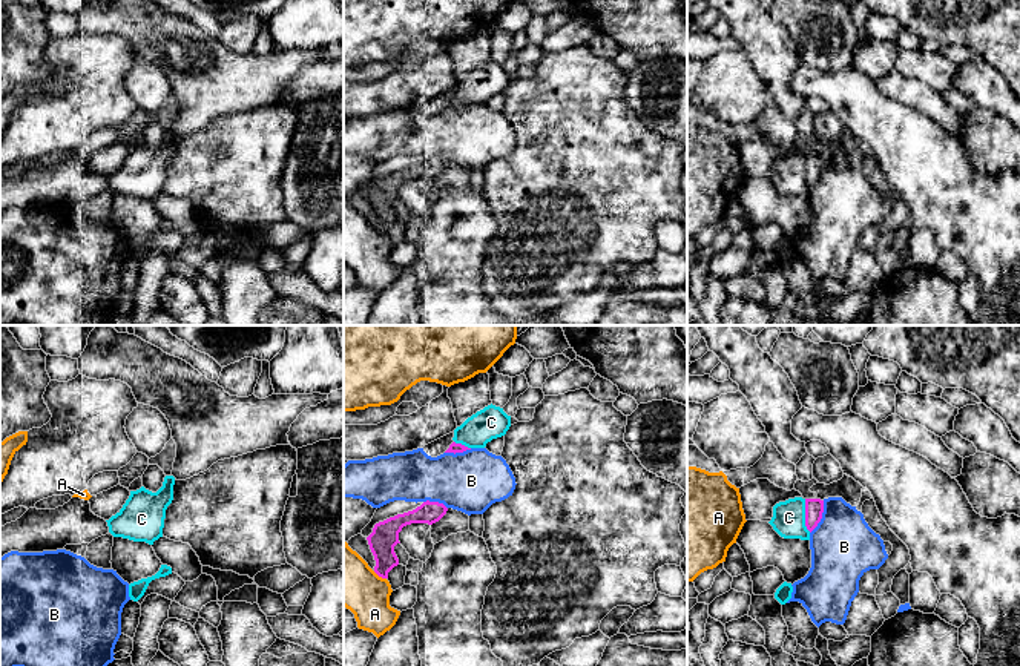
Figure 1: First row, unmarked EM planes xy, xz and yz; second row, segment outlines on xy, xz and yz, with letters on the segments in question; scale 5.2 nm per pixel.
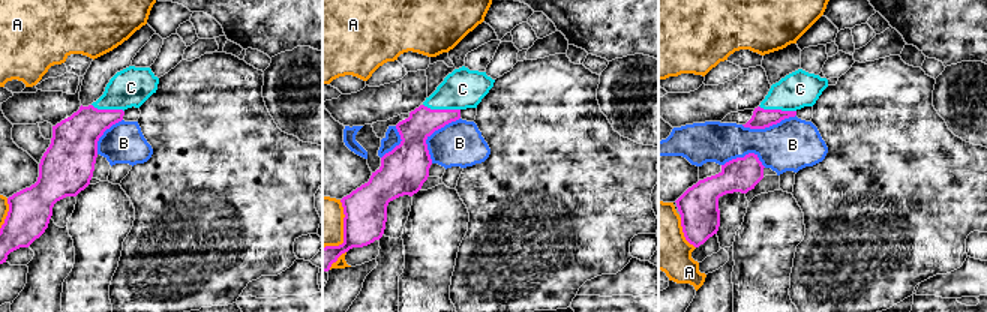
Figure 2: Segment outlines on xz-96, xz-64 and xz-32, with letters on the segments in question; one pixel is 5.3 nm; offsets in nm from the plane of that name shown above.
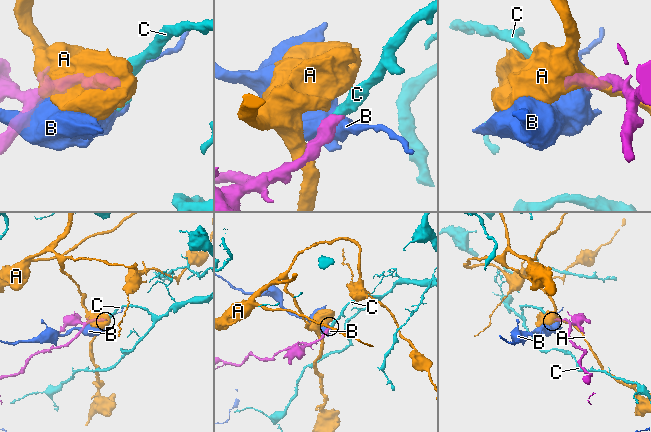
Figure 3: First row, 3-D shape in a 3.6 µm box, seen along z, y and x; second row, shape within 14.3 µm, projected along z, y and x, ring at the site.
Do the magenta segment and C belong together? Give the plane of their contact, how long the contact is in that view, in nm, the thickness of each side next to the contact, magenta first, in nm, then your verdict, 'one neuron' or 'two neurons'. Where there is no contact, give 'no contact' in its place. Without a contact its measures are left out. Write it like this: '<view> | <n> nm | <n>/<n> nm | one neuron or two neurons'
yz | 180 nm | 100/180 nm | one neuron

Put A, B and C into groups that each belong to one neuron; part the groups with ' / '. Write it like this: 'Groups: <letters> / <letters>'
Groups: A / B / C

